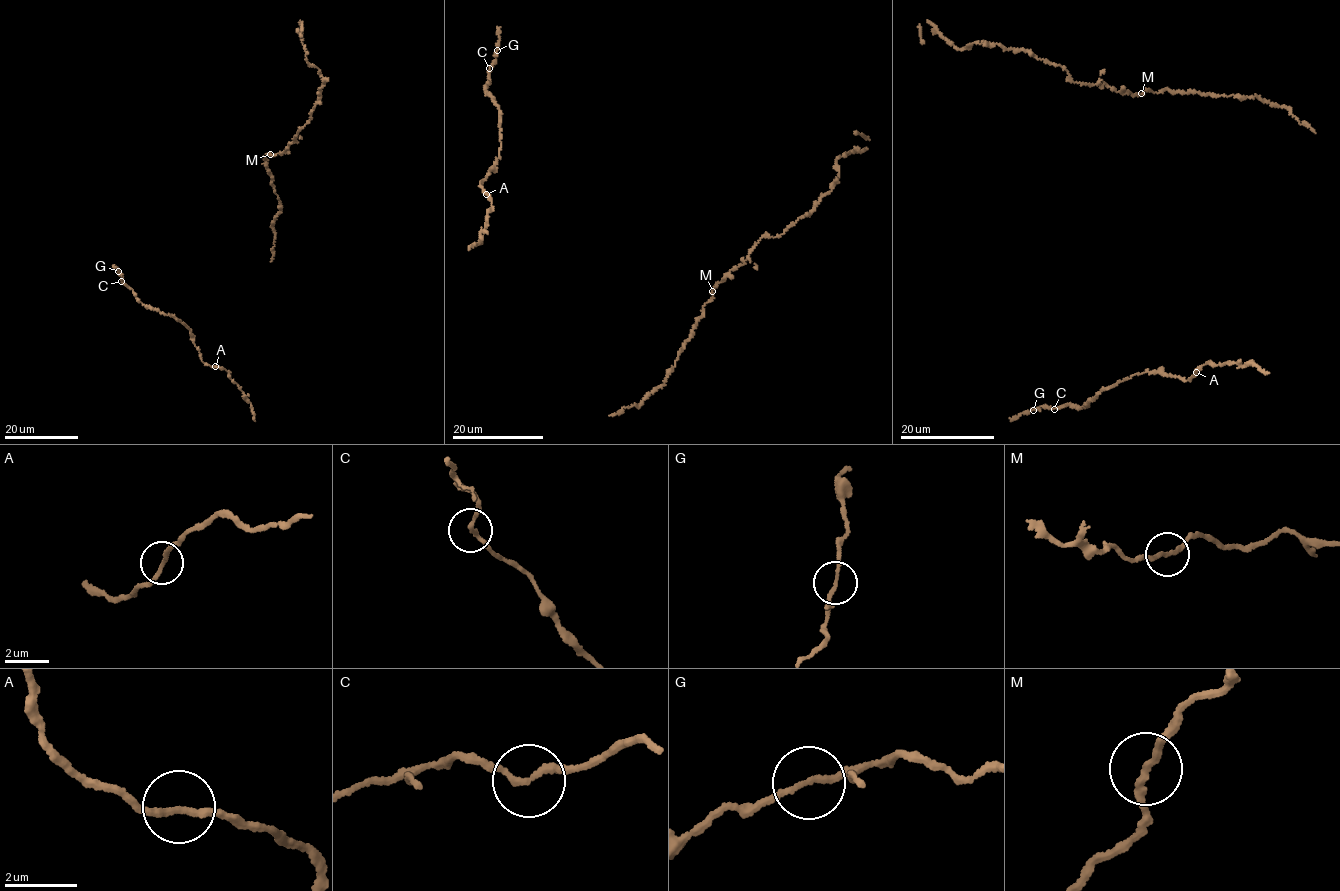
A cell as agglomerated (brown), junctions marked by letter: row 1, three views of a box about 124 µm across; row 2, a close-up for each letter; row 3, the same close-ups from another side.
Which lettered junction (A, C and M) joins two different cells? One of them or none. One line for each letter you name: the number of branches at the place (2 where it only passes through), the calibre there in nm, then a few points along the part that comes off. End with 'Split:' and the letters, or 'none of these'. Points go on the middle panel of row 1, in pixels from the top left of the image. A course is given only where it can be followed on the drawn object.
Split: none of these

